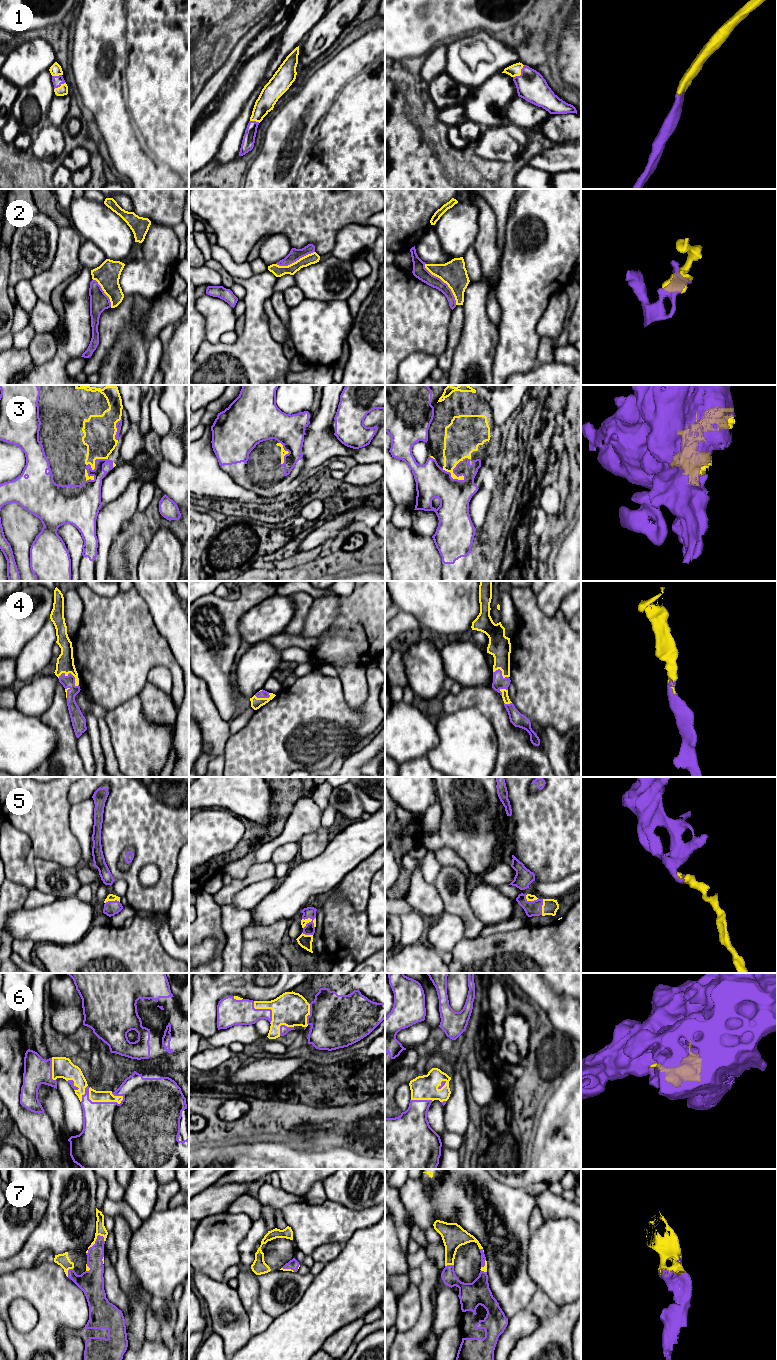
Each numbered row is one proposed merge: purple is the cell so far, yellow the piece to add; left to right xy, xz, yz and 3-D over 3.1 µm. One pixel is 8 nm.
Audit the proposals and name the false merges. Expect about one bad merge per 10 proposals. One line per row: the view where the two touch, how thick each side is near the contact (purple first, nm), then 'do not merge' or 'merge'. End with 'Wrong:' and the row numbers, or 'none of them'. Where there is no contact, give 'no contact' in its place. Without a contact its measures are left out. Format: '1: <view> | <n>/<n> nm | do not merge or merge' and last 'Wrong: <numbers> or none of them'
1: yz | 240/100 nm | merge
2: yz | 110/200 nm | do not merge
3: yz | 260/280 nm | merge
4: xy | 100/140 nm | merge
5: xz | 100/50 nm | merge
6: xy | 460/100 nm | merge
7: xy | 130/80 nm | merge
Wrong: 2

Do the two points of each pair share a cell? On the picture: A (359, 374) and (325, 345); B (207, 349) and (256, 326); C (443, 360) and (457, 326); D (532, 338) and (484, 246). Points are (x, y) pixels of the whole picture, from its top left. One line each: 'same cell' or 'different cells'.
A: different cells
B: same cell
C: same cell
D: different cells

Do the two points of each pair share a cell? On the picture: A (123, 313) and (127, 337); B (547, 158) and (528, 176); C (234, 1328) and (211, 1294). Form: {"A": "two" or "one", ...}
{"A": "two", "B": "two", "C": "one"}

